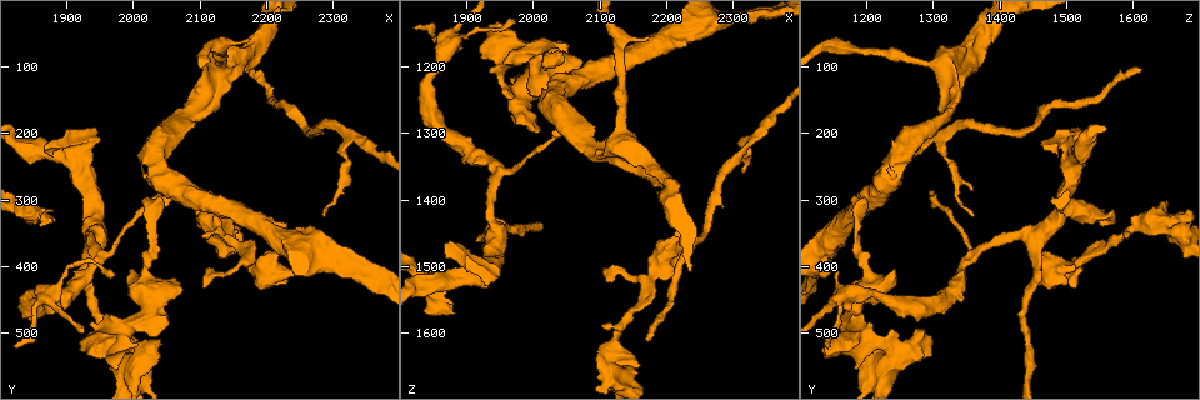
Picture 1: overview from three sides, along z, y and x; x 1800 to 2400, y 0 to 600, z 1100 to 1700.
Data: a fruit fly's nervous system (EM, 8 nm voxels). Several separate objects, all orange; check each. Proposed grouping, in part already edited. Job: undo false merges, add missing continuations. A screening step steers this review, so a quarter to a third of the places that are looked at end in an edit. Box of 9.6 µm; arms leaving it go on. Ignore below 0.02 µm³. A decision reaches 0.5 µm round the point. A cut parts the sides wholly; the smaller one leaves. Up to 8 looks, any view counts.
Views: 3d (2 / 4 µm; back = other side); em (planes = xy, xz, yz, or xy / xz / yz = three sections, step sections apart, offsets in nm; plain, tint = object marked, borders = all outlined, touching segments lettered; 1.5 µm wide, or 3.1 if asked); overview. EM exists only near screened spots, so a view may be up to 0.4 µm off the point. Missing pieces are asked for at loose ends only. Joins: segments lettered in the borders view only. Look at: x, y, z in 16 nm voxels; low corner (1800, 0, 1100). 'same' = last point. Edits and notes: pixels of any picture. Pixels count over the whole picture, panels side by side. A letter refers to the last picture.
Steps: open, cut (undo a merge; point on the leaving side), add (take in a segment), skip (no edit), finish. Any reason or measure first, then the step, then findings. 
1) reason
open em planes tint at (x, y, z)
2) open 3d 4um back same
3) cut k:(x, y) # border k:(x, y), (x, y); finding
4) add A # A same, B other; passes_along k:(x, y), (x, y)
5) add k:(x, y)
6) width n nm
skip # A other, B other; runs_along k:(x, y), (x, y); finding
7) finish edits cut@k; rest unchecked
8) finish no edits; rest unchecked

end of a long branch
open em planes borders at (2175, 105, 1615)

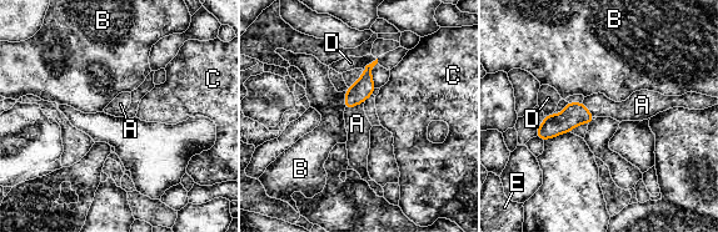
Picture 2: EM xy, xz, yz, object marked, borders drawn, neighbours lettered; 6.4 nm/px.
add A # A same, B other, C other, D other, E other; the neuron continues

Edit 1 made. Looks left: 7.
branch stops here
open em planes borders at (1995, 410, 1245)

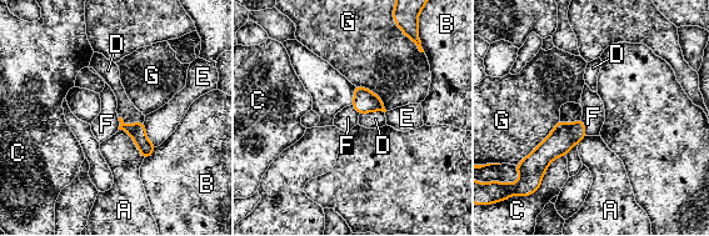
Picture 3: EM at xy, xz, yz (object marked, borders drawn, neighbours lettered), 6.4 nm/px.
longest_contact G 380 nm
skip # A other, B other, C other, D other, E other, F other, G other; none of them fits

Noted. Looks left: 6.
sharp bend
open 3d 4um at (1960, 510, 1190)

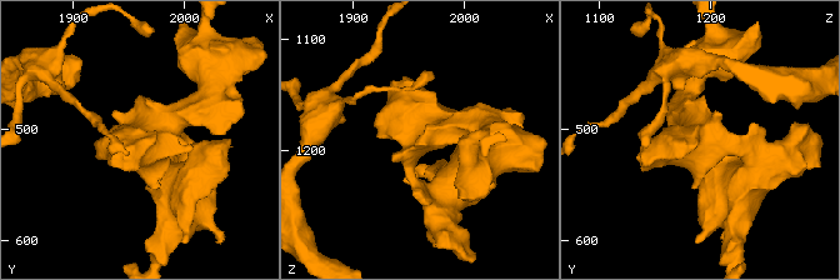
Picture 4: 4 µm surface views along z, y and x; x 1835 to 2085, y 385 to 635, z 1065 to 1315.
open em xz step 4 tint at (1962, 512, 1188)

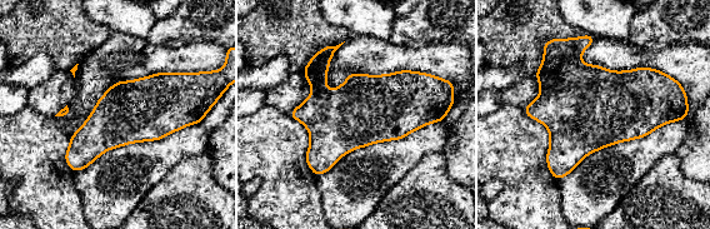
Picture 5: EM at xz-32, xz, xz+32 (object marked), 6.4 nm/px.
open em planes borders same

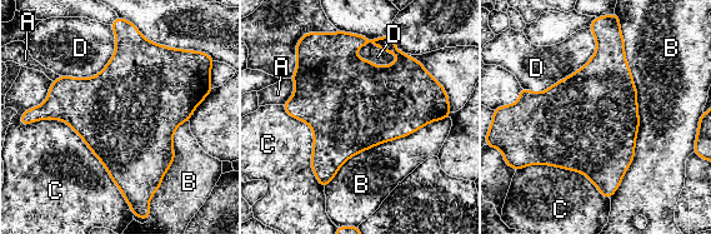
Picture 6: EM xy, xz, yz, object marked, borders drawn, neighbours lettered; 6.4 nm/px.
width 550 nm
skip # A other, B other, C other, D other; border 6:(621, 31), (639, 129), (609, 198); all the same neuron

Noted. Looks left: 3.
finish edits add@2; rest unchecked

